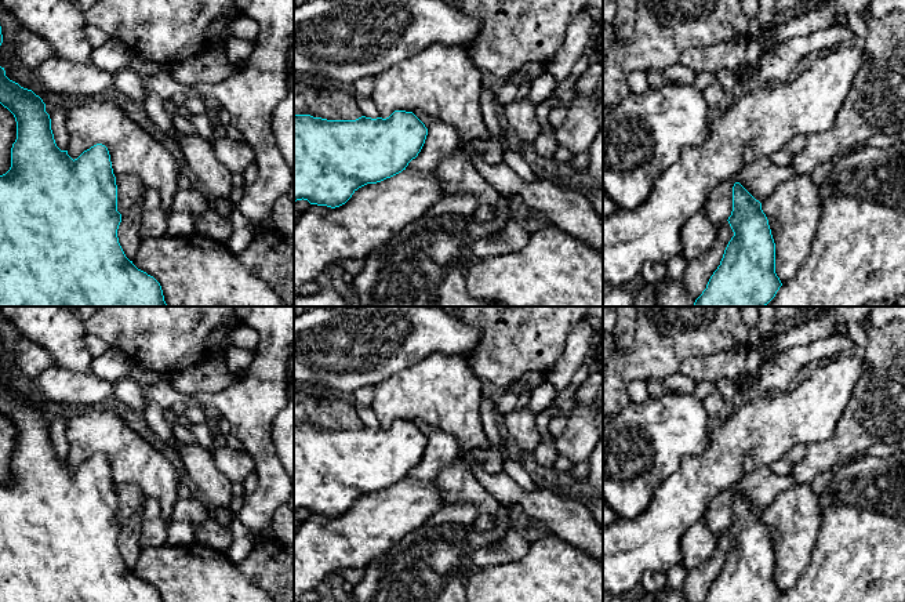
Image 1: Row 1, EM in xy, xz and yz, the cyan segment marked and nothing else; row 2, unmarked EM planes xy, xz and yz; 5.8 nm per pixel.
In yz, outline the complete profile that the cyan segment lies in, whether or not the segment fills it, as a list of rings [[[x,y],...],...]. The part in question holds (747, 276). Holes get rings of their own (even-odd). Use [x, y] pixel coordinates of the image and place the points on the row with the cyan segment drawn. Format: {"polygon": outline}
{"polygon": [[[739,182],[733,186],[733,211],[727,221],[734,236],[693,307],[766,307],[782,286],[775,273],[775,243],[762,203]]]}

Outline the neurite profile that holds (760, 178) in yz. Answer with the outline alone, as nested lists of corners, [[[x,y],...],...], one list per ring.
[[[763,156],[739,170],[731,178],[720,182],[709,195],[702,211],[717,226],[728,220],[733,211],[733,186],[739,182],[756,200],[768,197],[774,189],[795,175],[792,166],[777,166]]]

